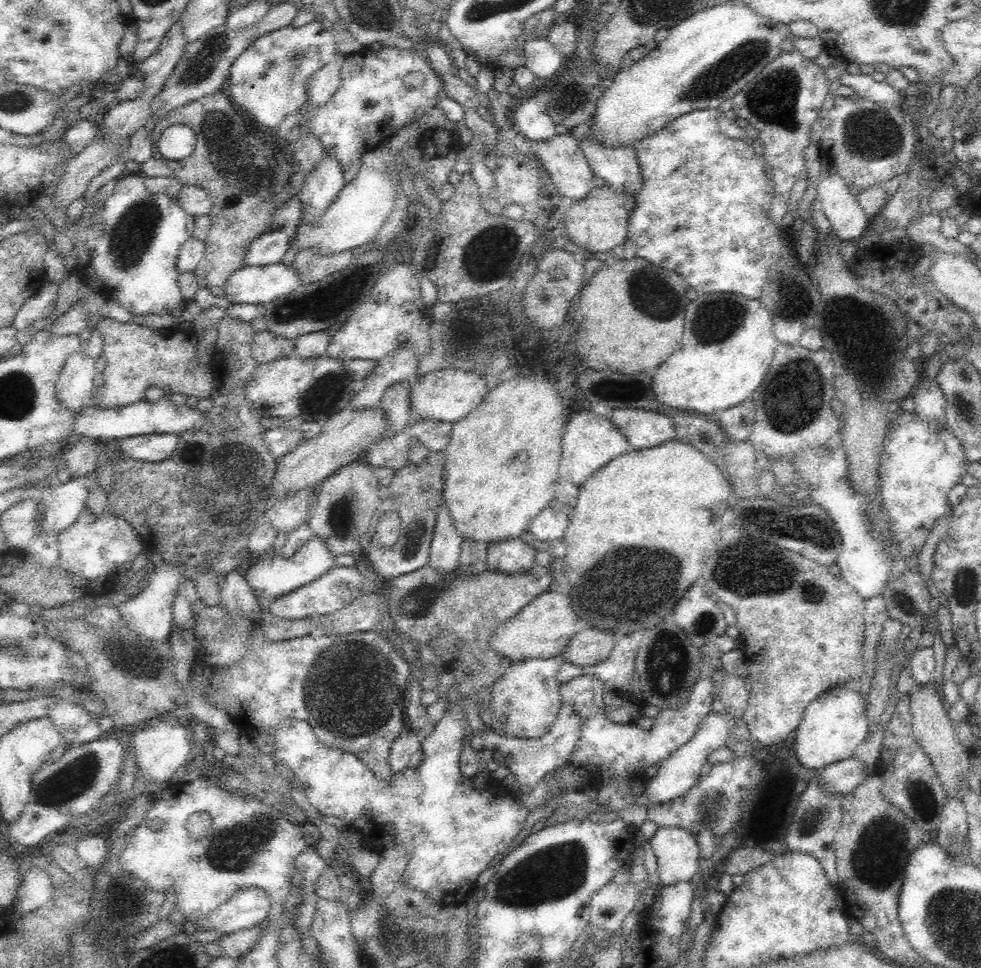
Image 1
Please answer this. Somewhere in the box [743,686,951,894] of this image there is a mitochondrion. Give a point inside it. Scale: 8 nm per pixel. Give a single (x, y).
(923, 801)

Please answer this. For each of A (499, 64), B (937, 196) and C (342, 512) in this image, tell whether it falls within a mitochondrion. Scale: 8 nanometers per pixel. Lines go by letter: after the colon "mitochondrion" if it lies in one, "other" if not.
A: other
B: other
C: mitochondrion

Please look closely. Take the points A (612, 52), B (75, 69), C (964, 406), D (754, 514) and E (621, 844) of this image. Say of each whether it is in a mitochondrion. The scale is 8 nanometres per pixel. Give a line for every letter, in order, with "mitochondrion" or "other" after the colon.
A: other
B: other
C: mitochondrion
D: other
E: other

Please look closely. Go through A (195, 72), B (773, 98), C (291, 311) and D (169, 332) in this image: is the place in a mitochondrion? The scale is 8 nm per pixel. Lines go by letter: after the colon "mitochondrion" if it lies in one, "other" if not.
A: mitochondrion
B: mitochondrion
C: mitochondrion
D: other

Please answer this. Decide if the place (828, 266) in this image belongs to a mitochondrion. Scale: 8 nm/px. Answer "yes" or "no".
no

